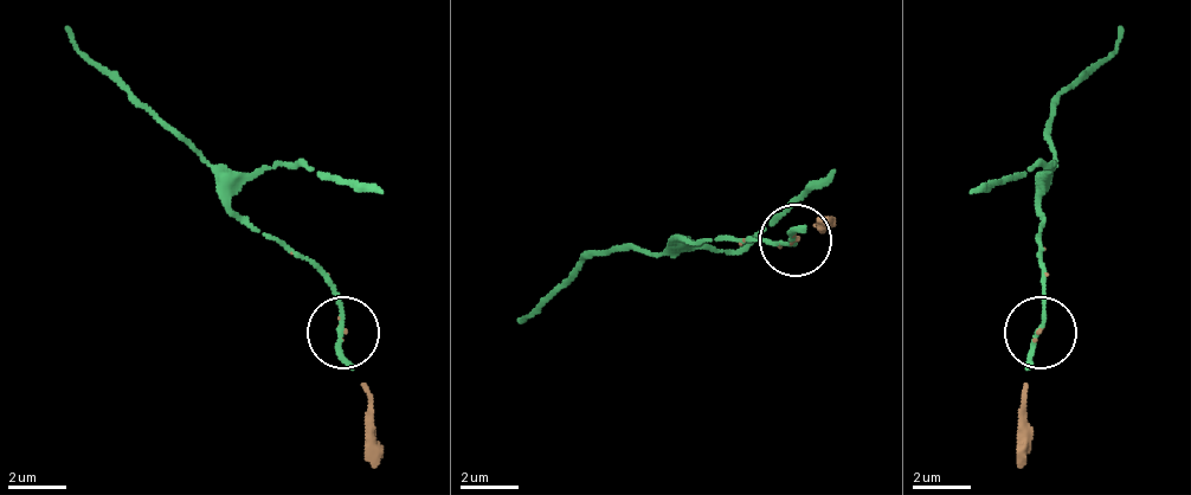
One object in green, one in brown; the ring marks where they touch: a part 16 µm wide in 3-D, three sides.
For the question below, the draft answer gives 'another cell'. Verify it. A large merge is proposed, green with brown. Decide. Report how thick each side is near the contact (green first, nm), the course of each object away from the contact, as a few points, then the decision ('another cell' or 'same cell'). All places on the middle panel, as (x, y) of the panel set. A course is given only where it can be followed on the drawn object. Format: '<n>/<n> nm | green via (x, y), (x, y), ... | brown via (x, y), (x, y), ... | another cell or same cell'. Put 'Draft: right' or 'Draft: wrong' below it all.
160/60 nm | green via (793, 242), (669, 242), (655, 256), (597, 249), (516, 322) | brown via (793, 242), (830, 219) | same cell
Draft: wrong

